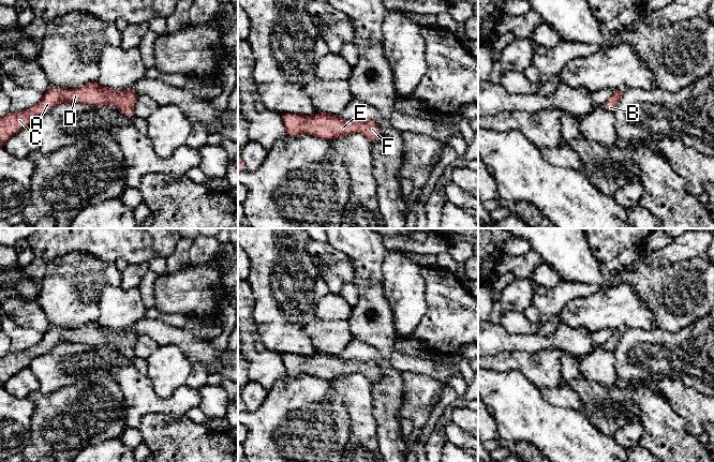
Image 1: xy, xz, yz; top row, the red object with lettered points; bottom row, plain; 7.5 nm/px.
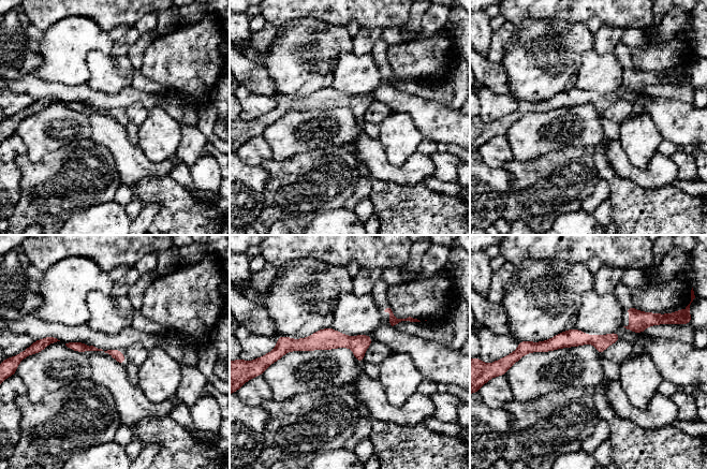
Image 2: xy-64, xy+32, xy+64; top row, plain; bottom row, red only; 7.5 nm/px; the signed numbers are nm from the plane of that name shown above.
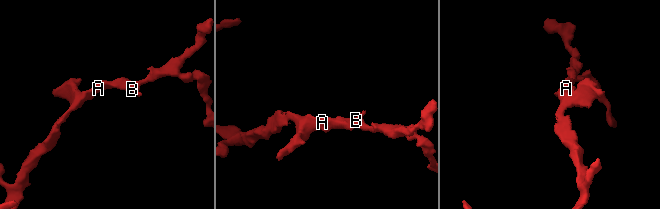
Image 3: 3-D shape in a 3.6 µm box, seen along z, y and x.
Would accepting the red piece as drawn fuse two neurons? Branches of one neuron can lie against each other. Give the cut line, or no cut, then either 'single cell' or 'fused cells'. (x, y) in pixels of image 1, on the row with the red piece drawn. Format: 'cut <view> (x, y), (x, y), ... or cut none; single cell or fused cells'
cut none; single cell

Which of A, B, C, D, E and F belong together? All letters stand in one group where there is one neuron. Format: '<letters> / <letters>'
A B C D E F

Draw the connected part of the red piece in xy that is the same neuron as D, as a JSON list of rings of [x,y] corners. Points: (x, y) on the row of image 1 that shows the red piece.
[[[98,81],[88,83],[76,89],[61,89],[53,86],[42,101],[31,108],[13,113],[9,111],[0,118],[0,147],[19,131],[29,128],[31,120],[41,116],[60,102],[83,103],[94,106],[115,104],[120,114],[130,118],[134,116],[134,105],[137,96],[132,89],[123,92],[101,86]]]

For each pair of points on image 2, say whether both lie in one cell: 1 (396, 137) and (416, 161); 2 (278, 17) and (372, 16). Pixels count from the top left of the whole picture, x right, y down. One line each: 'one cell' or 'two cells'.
1: two cells
2: one cell

